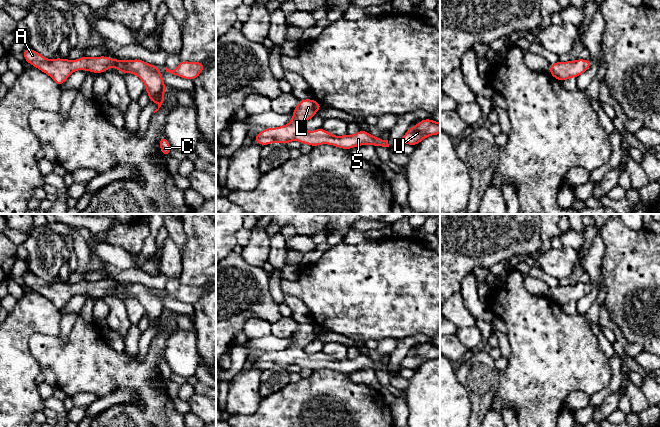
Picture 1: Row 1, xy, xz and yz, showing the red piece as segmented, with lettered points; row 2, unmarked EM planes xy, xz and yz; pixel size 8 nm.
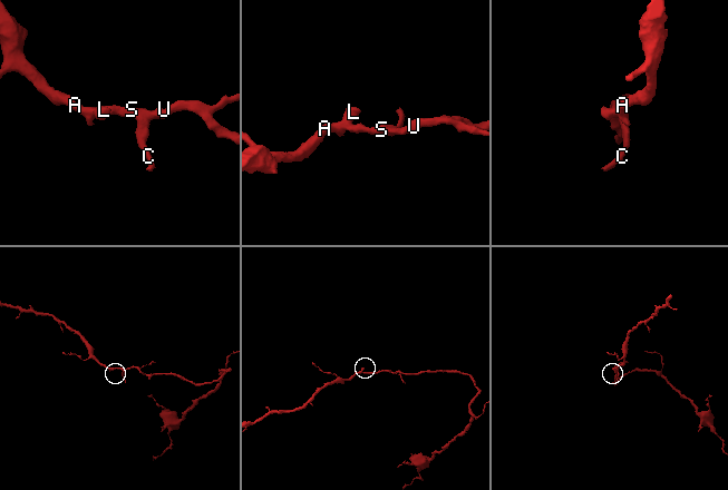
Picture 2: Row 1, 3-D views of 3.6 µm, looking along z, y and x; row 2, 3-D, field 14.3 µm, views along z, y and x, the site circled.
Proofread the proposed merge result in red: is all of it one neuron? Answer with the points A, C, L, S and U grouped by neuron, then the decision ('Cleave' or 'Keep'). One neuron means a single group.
Groups: A C L S U. Keep

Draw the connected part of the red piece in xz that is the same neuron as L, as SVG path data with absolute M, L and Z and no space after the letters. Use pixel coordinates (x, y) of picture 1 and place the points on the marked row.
M302 99L293 110L293 118L287 125L265 128L252 140L263 146L274 142L280 142L287 146L289 142L298 140L302 144L309 144L312 147L329 144L345 150L360 145L389 147L388 140L372 136L365 130L359 130L354 135L345 134L343 136L332 135L322 127L307 132L304 128L305 122L314 117L322 107L322 104L313 99Z

